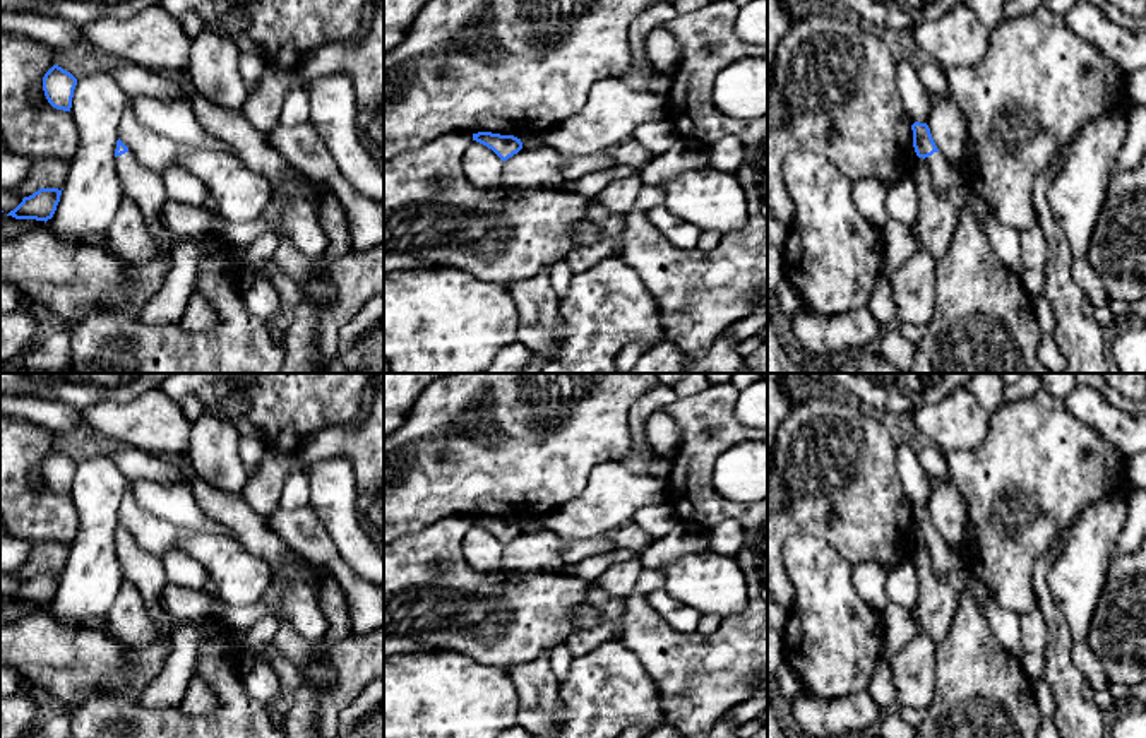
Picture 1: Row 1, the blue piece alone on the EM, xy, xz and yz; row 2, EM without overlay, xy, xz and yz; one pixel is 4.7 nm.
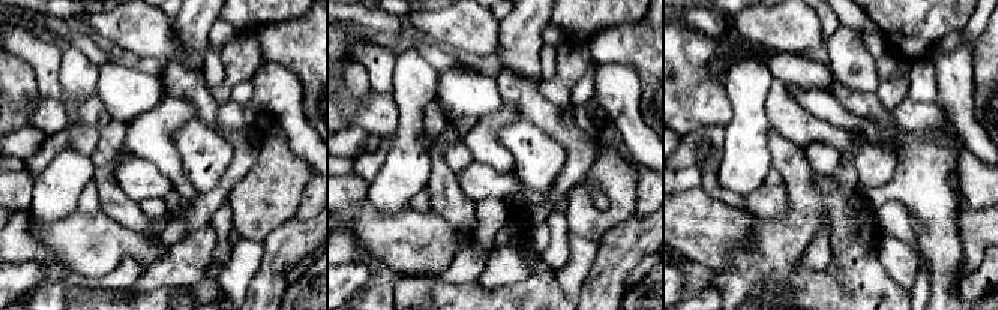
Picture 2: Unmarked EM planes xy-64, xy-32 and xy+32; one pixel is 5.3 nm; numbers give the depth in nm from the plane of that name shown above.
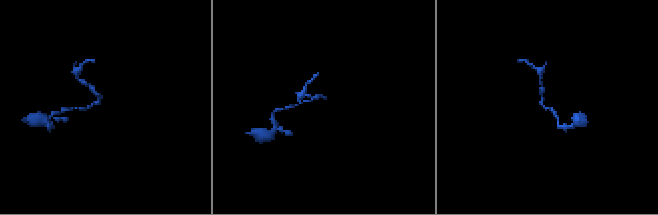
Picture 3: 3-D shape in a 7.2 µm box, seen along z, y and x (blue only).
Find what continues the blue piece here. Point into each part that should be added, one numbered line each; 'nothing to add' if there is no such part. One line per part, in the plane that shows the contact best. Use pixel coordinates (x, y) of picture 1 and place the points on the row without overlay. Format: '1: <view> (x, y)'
1: yz (980, 690)

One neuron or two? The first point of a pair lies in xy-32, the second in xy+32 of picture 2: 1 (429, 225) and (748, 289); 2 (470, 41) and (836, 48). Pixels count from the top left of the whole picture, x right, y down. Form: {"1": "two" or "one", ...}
{"1": "two", "2": "two"}

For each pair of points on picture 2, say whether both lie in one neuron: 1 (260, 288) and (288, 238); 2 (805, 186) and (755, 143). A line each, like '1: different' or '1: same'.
1: same
2: different

